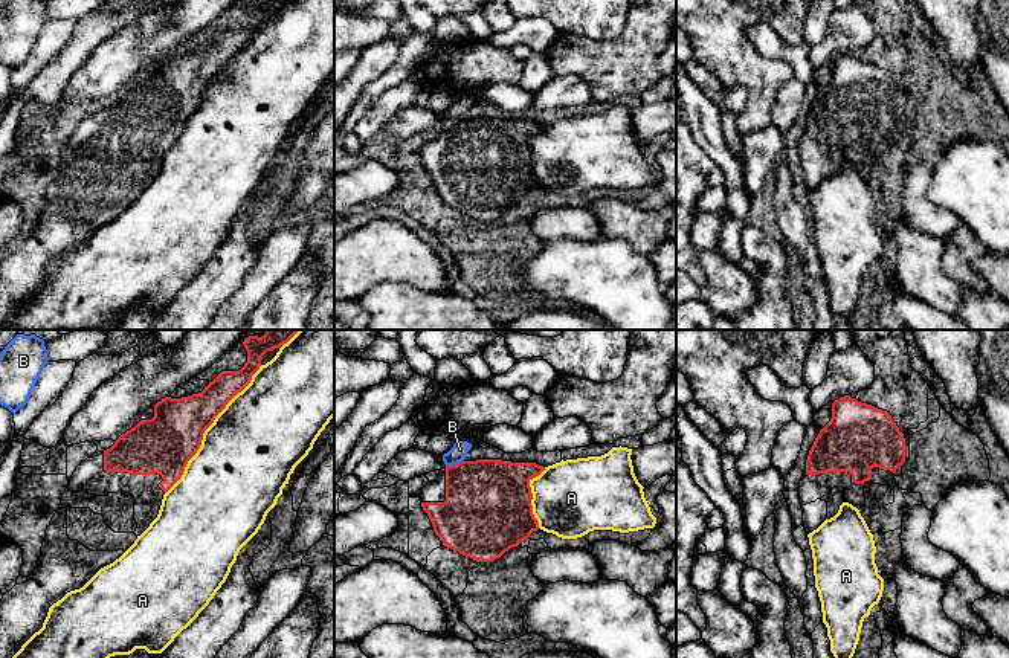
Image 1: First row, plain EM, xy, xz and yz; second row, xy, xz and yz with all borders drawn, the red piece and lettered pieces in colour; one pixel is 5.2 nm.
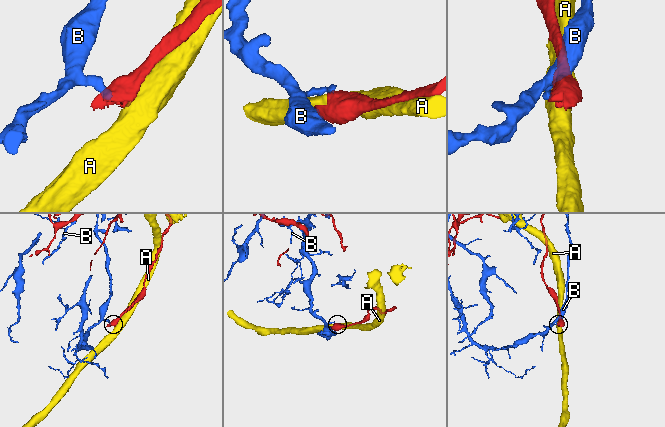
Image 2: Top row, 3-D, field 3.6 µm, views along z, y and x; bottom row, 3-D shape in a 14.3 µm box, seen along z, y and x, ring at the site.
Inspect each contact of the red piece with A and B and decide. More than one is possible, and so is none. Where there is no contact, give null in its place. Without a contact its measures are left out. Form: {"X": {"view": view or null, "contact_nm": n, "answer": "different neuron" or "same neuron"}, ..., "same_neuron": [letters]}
{"A": {"view": "xy", "contact_nm": 850, "answer": "different neuron"}, "B": {"view": "xz", "contact_nm": 100, "answer": "different neuron"}, "same_neuron": []}

